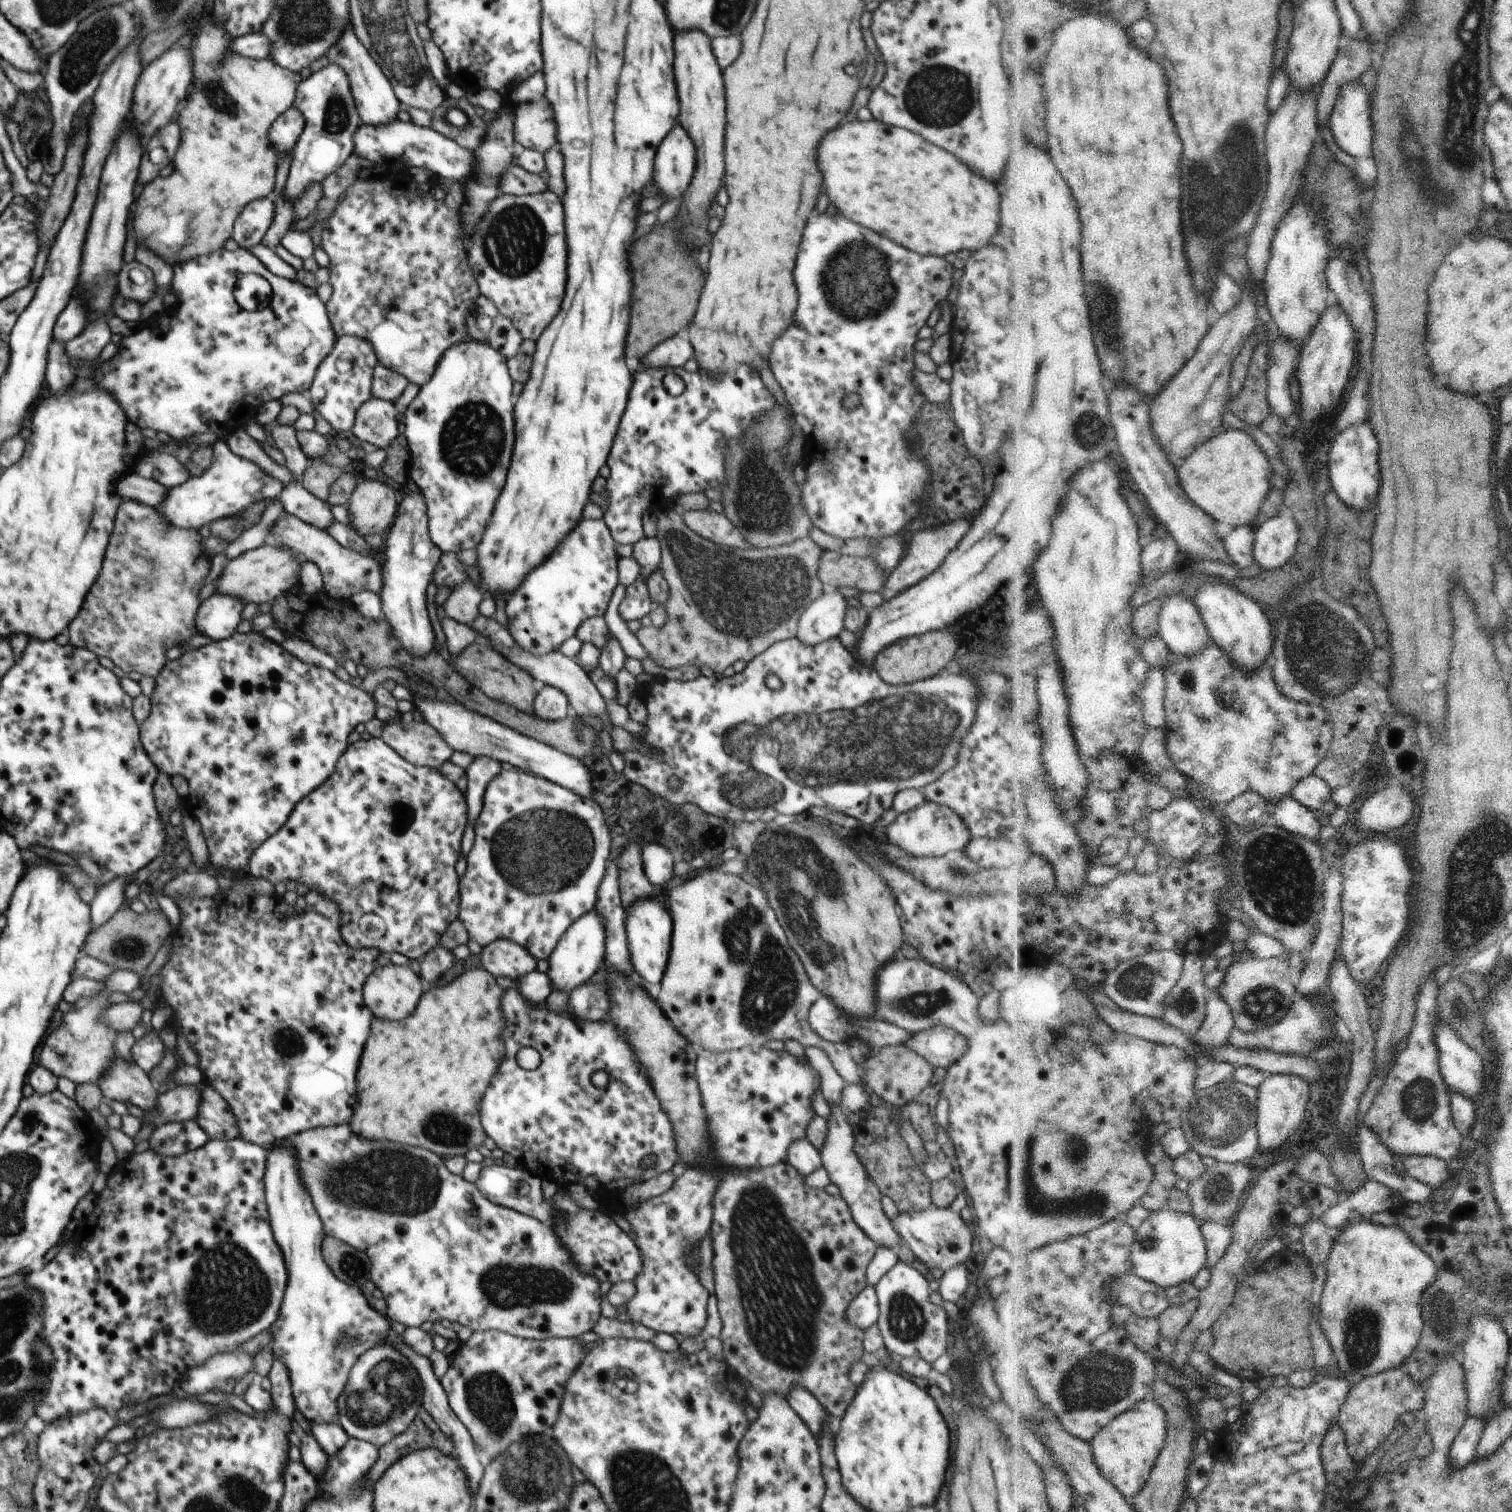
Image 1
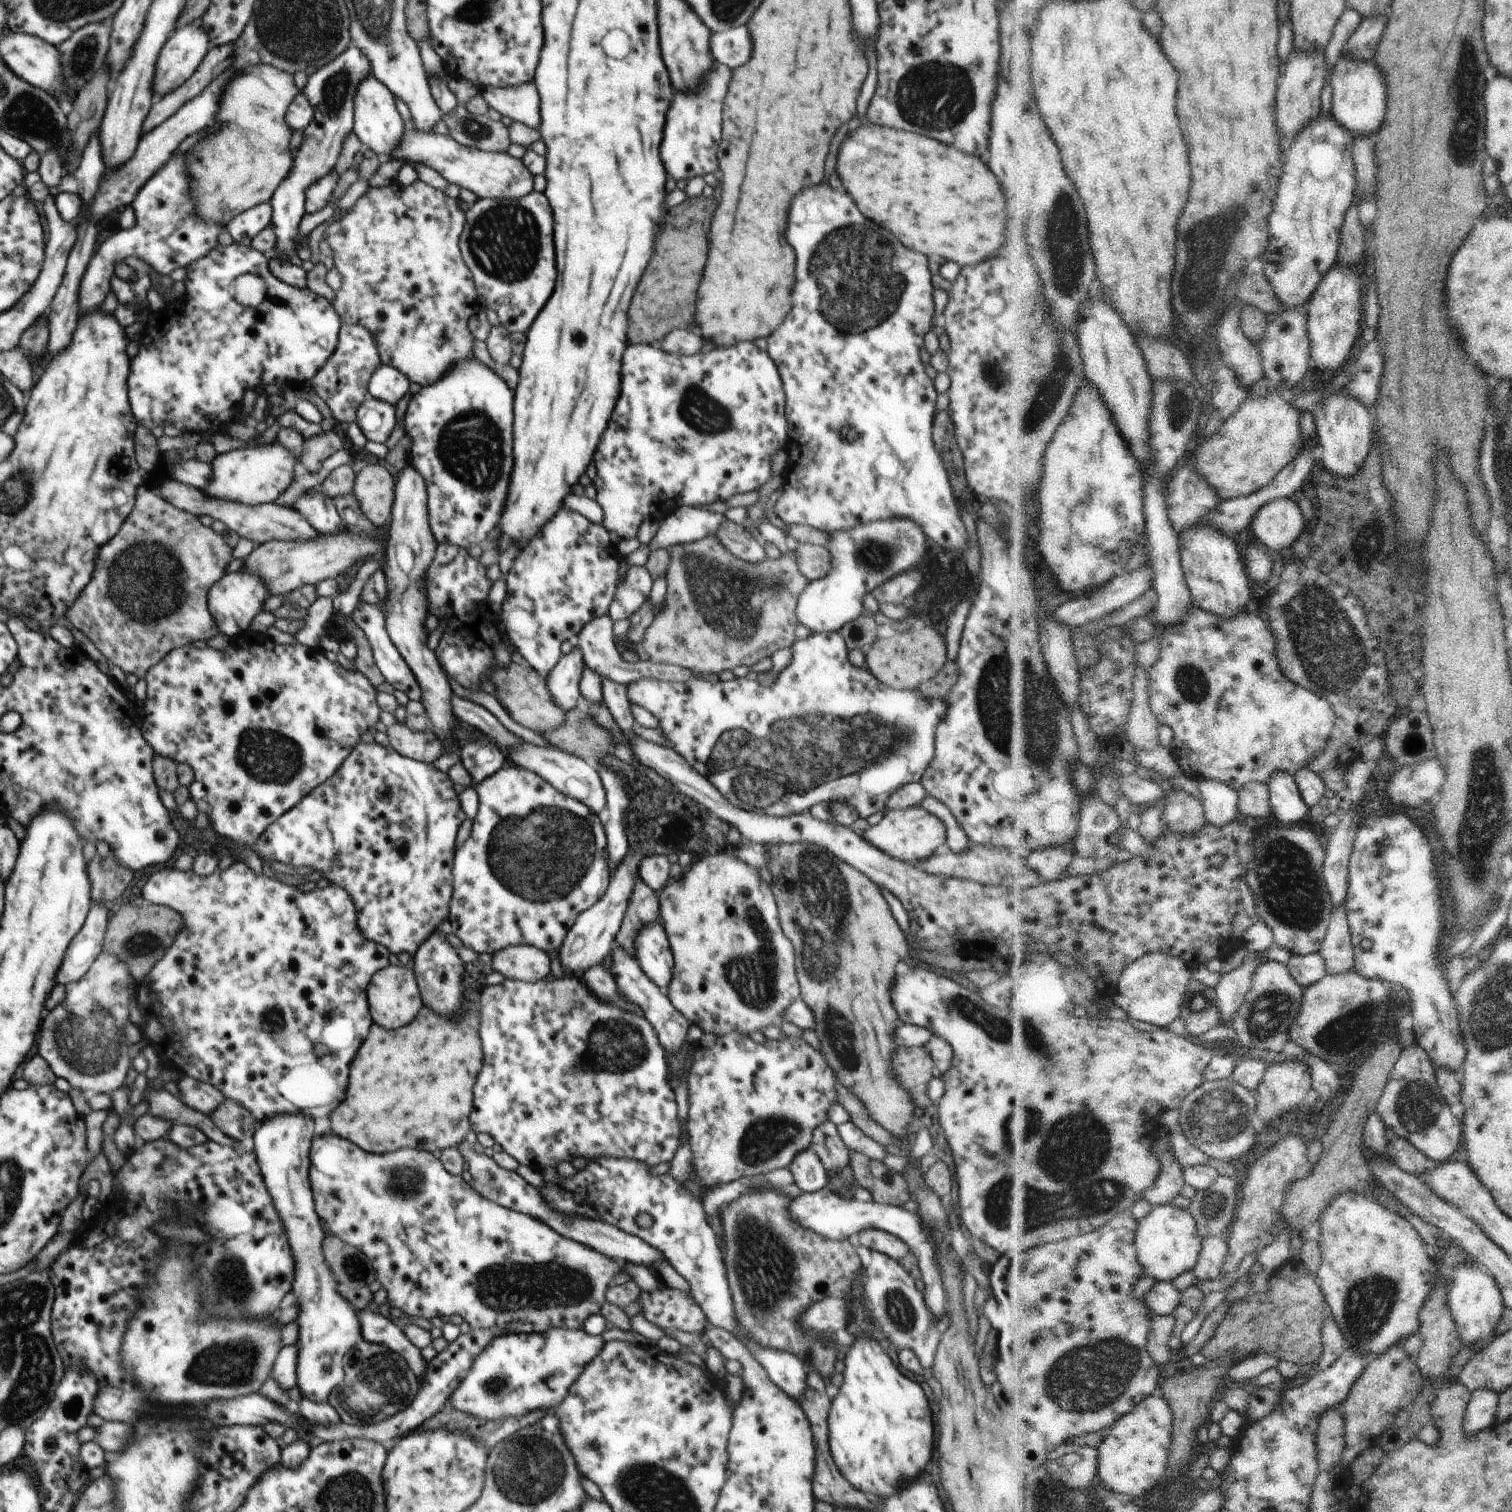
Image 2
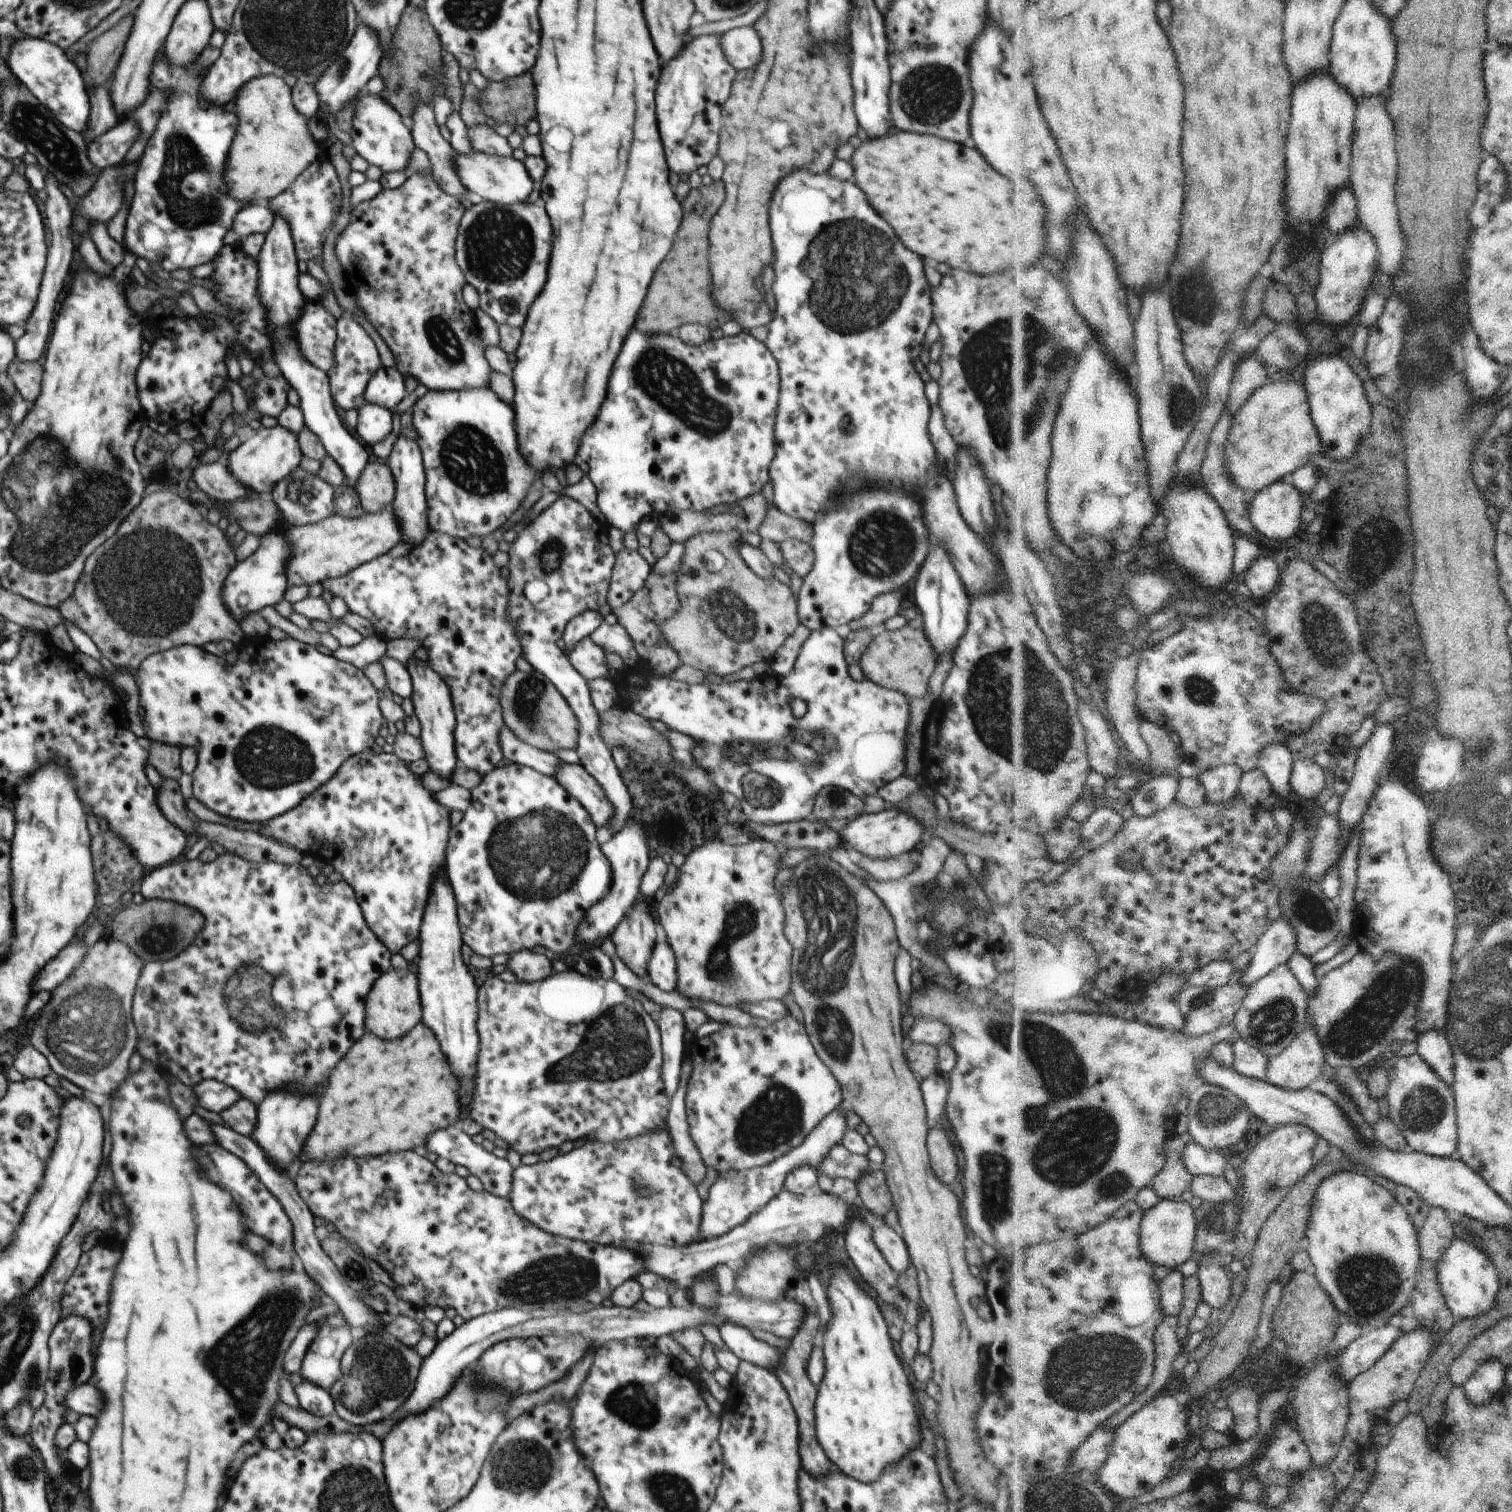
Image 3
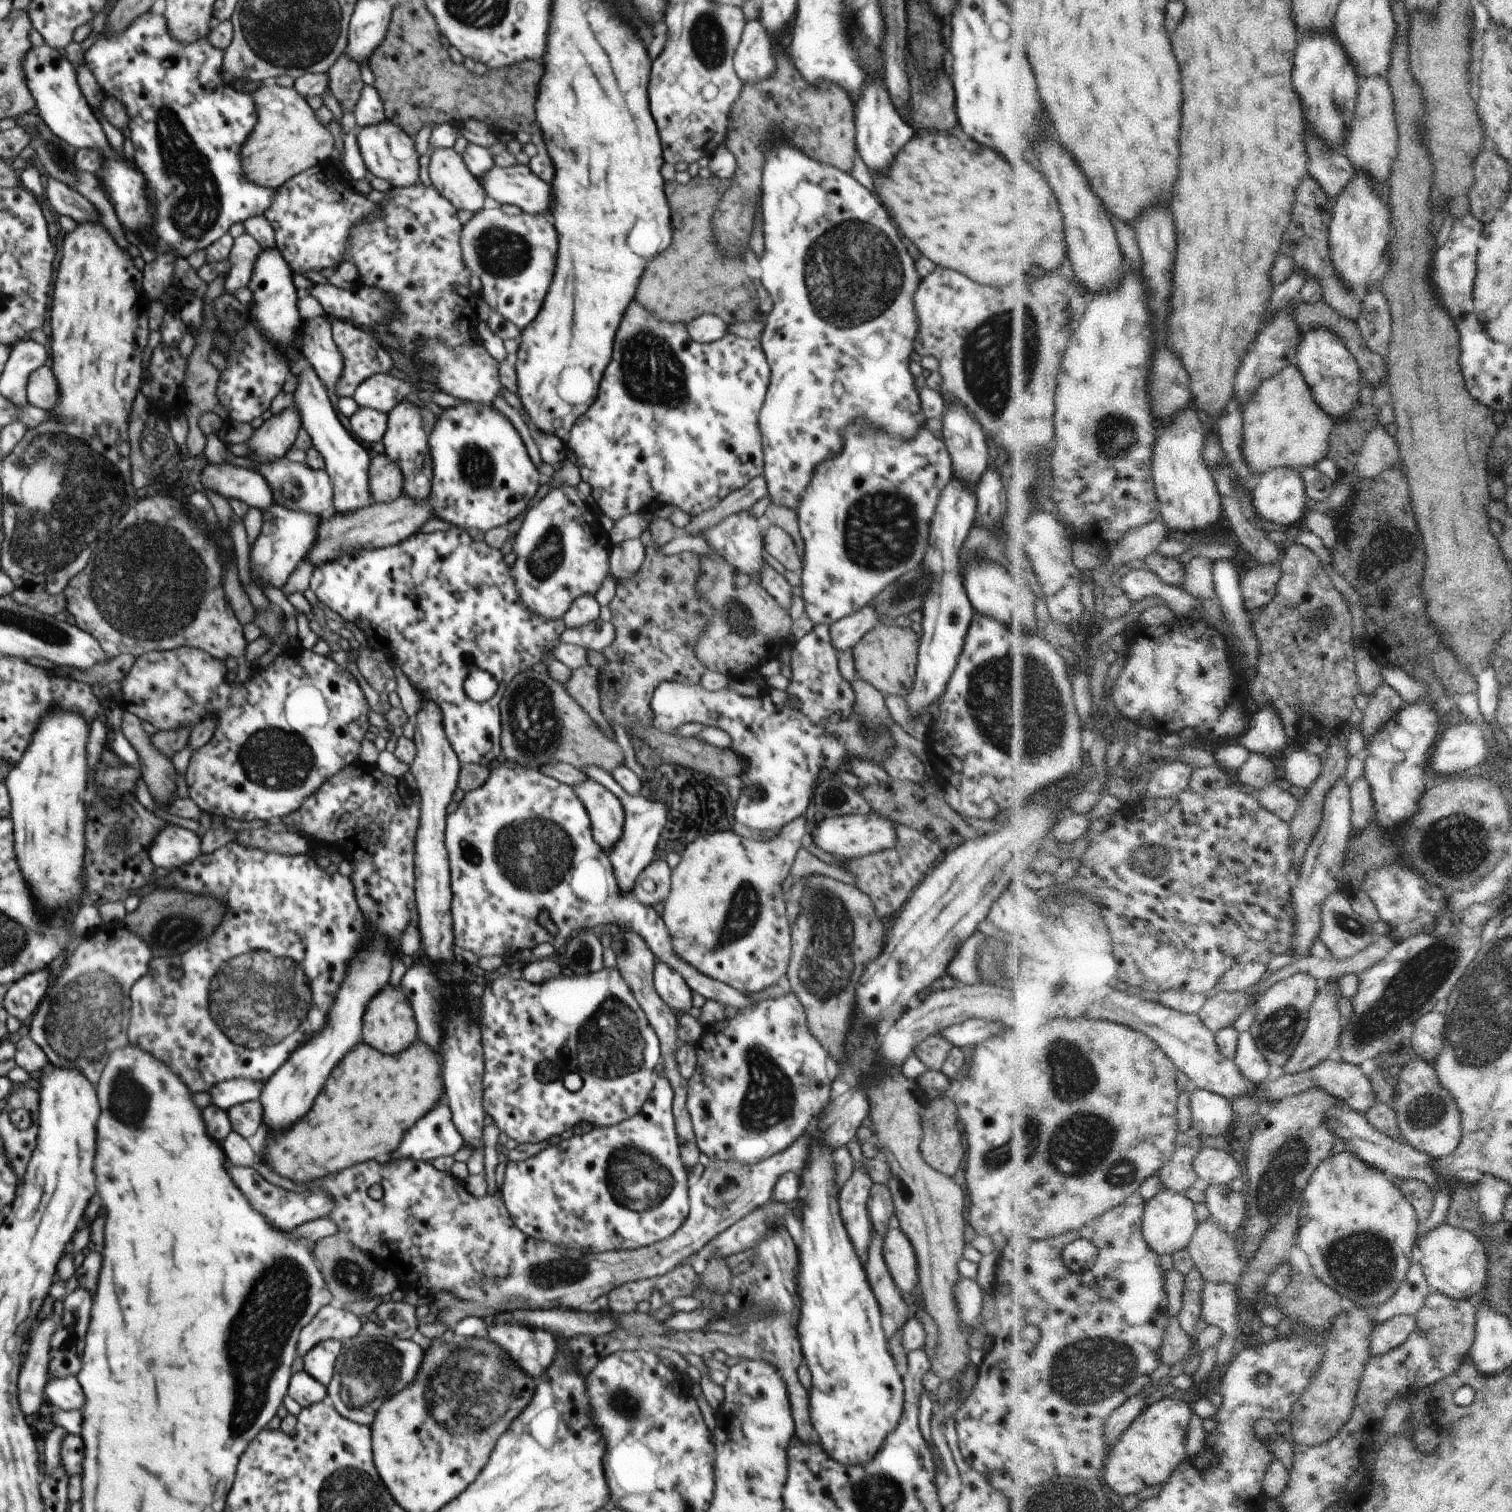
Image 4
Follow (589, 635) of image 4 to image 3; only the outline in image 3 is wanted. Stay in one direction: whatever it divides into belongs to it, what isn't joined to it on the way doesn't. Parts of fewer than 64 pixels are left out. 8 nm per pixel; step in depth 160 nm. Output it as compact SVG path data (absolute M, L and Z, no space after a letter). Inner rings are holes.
M603 622L589 637L605 652L616 652L620 658L623 658L624 665L637 666L640 664L639 652L636 652L632 637L623 625L609 625Z

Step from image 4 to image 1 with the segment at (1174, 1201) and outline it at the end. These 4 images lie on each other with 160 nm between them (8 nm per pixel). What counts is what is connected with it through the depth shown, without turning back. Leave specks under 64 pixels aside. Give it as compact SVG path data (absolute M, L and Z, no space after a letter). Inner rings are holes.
M1168 1206L1154 1214L1137 1229L1133 1248L1133 1272L1143 1279L1170 1288L1182 1282L1193 1282L1209 1264L1207 1236L1202 1222L1193 1213L1177 1212Z

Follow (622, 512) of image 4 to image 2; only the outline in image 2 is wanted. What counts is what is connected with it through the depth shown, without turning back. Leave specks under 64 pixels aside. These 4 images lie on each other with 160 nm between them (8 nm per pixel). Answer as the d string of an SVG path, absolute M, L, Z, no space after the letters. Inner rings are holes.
M739 342L725 349L712 349L707 354L695 354L692 356L677 355L664 352L658 345L652 346L628 346L624 354L622 364L622 390L620 400L616 402L616 408L612 412L612 418L608 422L608 428L600 440L600 448L596 450L594 464L597 468L597 476L593 485L597 490L595 500L602 507L603 521L600 524L617 540L633 539L638 534L640 524L650 518L650 506L652 502L664 502L662 510L674 510L672 506L699 507L714 501L728 501L736 494L744 494L751 490L759 490L762 484L774 475L770 469L770 457L784 448L787 442L788 423L785 417L785 392L775 362L762 352L753 342Z

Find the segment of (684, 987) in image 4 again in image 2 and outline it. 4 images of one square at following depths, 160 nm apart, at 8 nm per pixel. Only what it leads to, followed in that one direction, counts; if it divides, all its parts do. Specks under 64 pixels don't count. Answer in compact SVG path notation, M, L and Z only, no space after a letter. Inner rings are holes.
M660 920L645 924L635 936L635 958L641 969L665 993L673 971L673 954L666 929Z

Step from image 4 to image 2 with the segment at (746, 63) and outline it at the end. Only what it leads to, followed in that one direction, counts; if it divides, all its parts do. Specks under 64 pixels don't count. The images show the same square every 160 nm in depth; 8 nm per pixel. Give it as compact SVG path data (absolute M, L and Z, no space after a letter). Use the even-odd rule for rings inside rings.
M744 26L728 32L711 33L710 45L713 58L732 70L746 64L752 54L752 40Z

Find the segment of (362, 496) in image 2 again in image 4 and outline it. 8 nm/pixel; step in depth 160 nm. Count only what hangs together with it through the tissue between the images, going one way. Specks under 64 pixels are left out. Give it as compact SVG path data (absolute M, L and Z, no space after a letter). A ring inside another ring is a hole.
M385 454L371 458L368 475L373 503L390 503L404 495L404 476Z

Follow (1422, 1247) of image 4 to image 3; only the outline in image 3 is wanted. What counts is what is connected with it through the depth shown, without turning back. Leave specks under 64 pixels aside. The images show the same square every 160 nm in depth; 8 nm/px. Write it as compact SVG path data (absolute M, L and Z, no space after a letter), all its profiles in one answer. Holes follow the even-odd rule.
M1456 1236L1454 1244L1447 1250L1441 1262L1440 1280L1448 1306L1456 1318L1476 1318L1486 1315L1497 1303L1501 1290L1495 1264L1484 1252L1474 1248L1468 1241Z

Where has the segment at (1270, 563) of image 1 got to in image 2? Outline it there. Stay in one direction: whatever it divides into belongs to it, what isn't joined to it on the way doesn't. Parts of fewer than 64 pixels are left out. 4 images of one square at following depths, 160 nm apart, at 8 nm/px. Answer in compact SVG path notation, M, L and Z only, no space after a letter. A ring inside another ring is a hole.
M1297 497L1278 499L1258 513L1252 529L1268 548L1282 552L1302 538L1306 532L1306 519Z

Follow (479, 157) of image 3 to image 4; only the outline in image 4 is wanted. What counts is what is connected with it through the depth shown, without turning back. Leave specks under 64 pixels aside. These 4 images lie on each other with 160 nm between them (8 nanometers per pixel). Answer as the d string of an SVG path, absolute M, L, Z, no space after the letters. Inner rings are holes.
M528 165L494 166L490 172L484 173L479 182L486 190L486 197L491 196L501 205L516 204L522 213L532 216L544 212L552 202L550 184L538 178Z

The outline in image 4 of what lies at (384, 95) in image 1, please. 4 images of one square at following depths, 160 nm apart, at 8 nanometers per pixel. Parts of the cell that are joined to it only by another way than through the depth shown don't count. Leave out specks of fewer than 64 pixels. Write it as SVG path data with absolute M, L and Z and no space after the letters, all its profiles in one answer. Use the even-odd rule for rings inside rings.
M386 119L378 124L355 130L360 155L370 174L386 180L391 188L408 188L420 181L420 158L415 148L415 142L400 126L392 124L390 120Z

